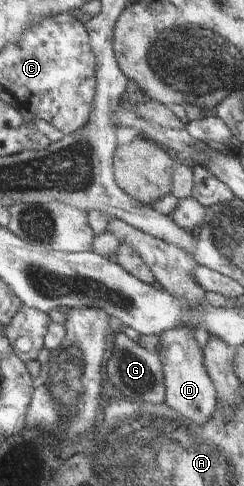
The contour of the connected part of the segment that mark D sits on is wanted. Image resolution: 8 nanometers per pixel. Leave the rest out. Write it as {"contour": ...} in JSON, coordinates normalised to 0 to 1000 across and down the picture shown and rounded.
{"contour":[[[758,665],[742,673],[693,677],[660,685],[660,718],[643,730],[668,743],[668,763],[676,765],[680,819],[676,825],[725,846],[762,866],[791,866],[799,874],[832,874],[873,846],[889,842],[893,809],[873,788],[873,780],[848,763],[836,743],[836,718],[816,714],[799,695],[791,669],[766,673]]]}

